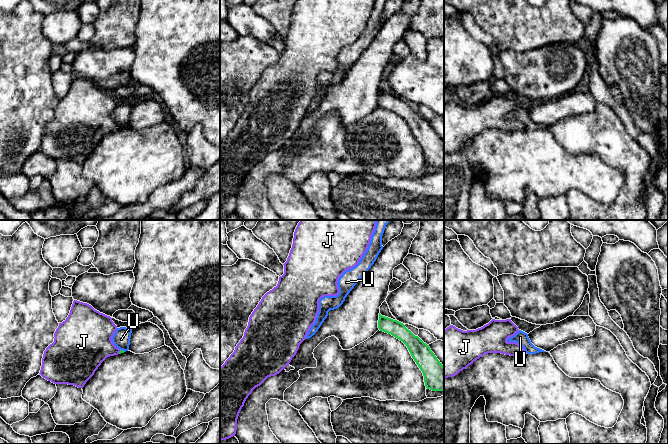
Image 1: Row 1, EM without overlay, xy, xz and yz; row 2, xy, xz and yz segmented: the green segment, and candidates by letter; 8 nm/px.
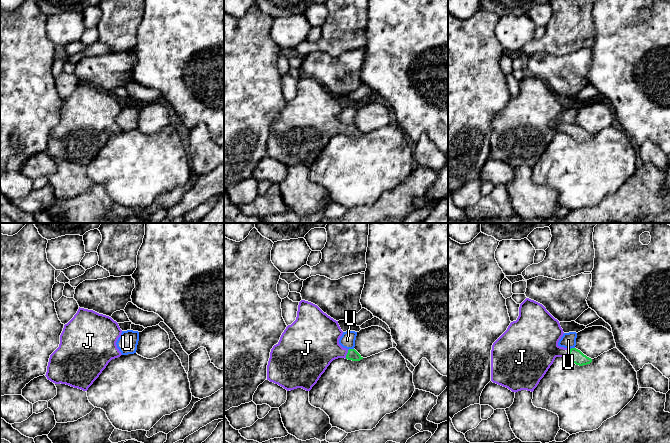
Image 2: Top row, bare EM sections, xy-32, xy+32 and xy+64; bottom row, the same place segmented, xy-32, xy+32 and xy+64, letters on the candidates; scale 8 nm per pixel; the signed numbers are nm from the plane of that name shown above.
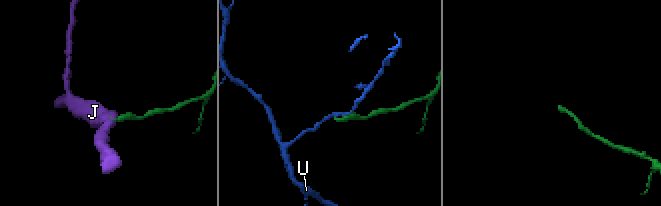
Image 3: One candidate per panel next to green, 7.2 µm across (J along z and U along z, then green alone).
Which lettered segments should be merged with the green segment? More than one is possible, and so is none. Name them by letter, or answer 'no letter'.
J

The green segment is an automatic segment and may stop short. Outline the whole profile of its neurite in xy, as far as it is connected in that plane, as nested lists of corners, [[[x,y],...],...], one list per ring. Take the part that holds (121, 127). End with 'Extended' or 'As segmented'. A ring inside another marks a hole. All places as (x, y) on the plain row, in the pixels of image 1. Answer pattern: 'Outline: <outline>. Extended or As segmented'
Outline: [[[74,76],[68,93],[59,99],[54,109],[54,118],[44,127],[39,150],[54,160],[83,164],[107,133],[125,128],[111,116],[116,106],[117,102],[110,92],[100,89],[87,79]]]. Extended

